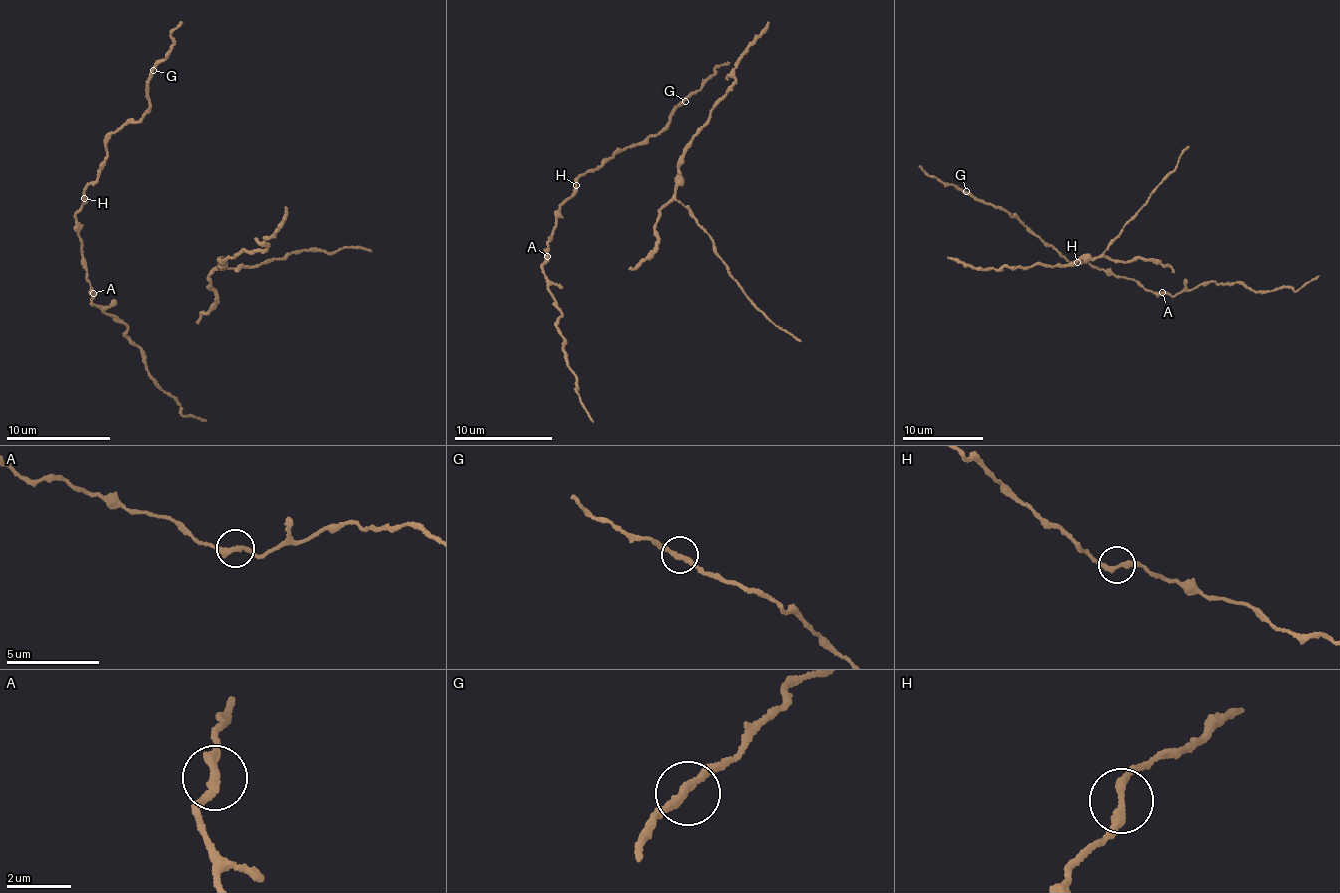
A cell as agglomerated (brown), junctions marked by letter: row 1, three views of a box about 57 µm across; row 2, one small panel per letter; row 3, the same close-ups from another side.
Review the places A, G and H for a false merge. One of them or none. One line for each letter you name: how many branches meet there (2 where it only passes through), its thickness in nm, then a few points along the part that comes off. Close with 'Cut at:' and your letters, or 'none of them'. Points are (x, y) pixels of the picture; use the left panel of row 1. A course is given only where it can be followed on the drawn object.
A: Branches: 2. Thickness 280 nm. Course of the part to remove: (94, 294), (94, 307), (127, 324), (127, 339), (142, 352), (156, 382), (177, 404), (181, 414), (205, 420)
Cut at: A

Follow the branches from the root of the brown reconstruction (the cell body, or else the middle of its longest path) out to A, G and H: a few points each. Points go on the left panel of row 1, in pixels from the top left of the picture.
A: (107, 305), (93, 304), (94, 294)
G: (107, 305), (97, 306), (91, 301), (75, 215), (100, 168), (111, 135), (145, 112), (145, 85), (153, 70)
H: (107, 305), (97, 306), (91, 301), (91, 286), (80, 250), (82, 246), (75, 221), (84, 198)

